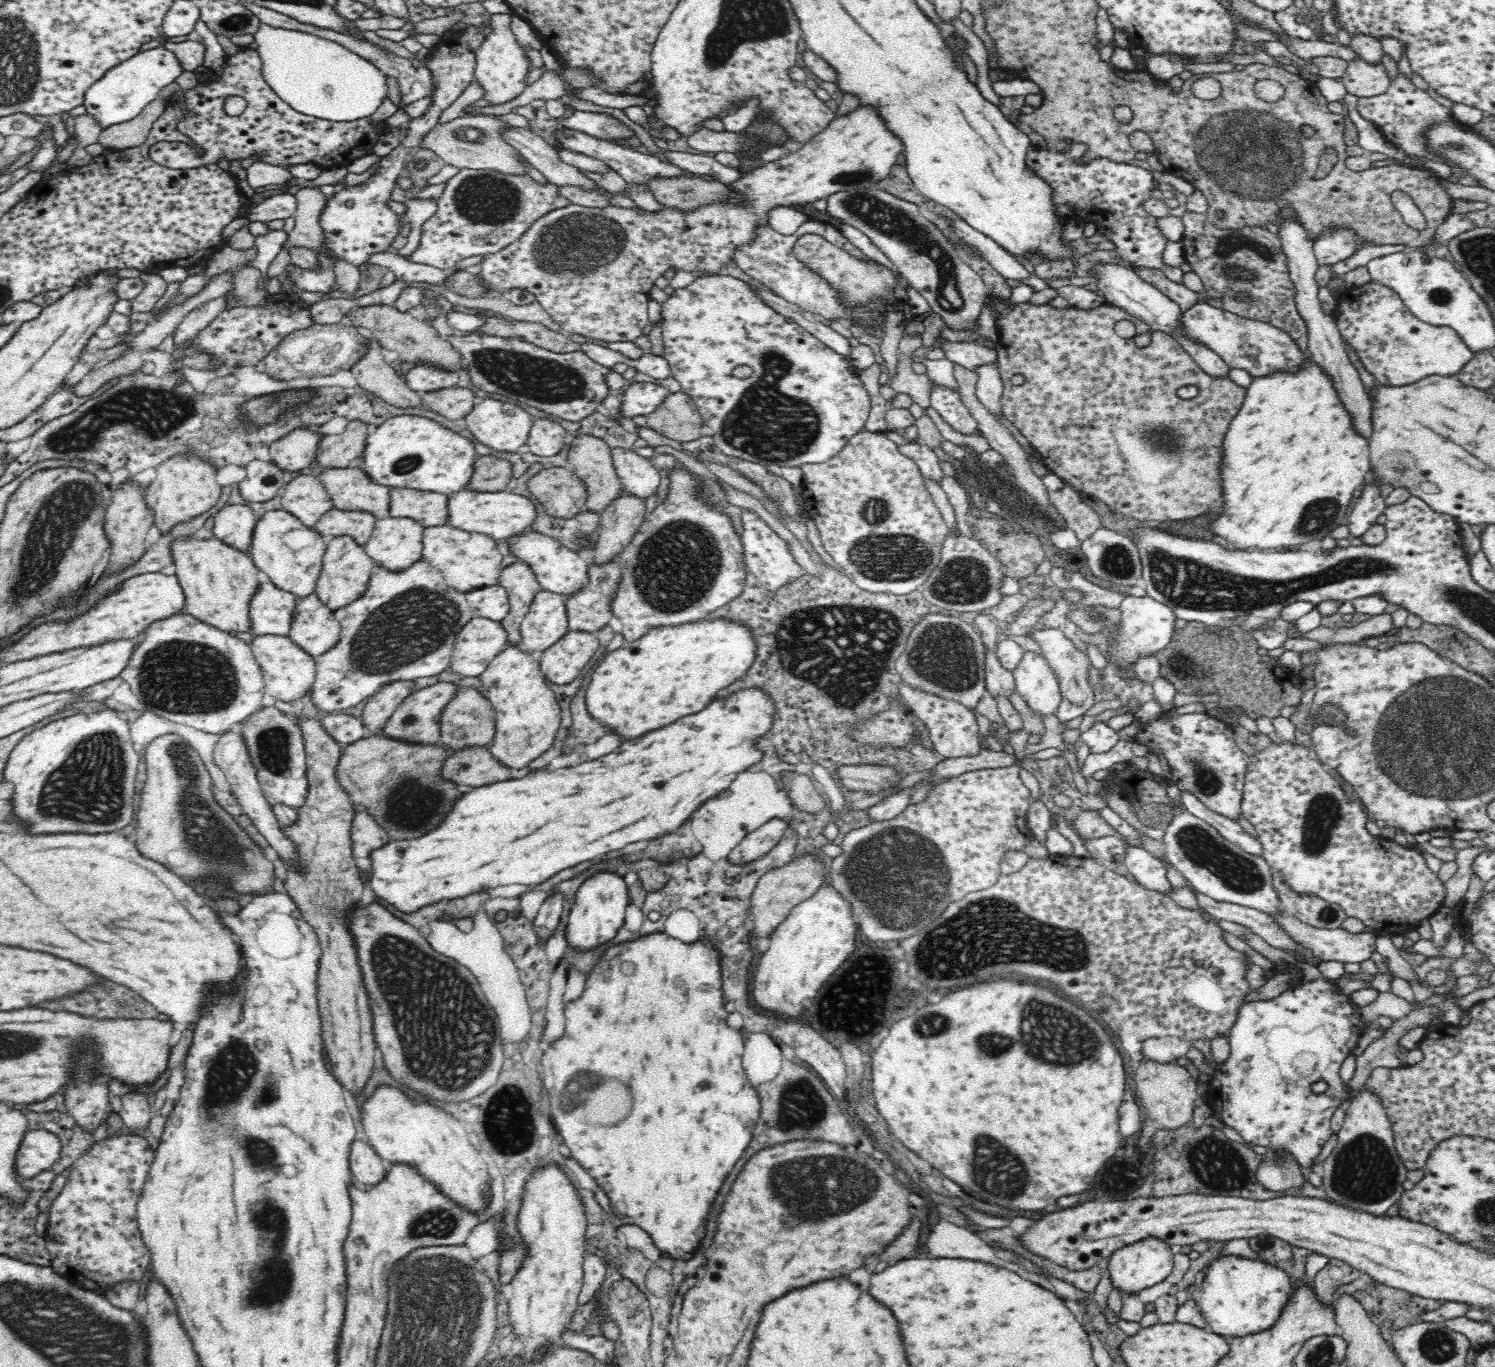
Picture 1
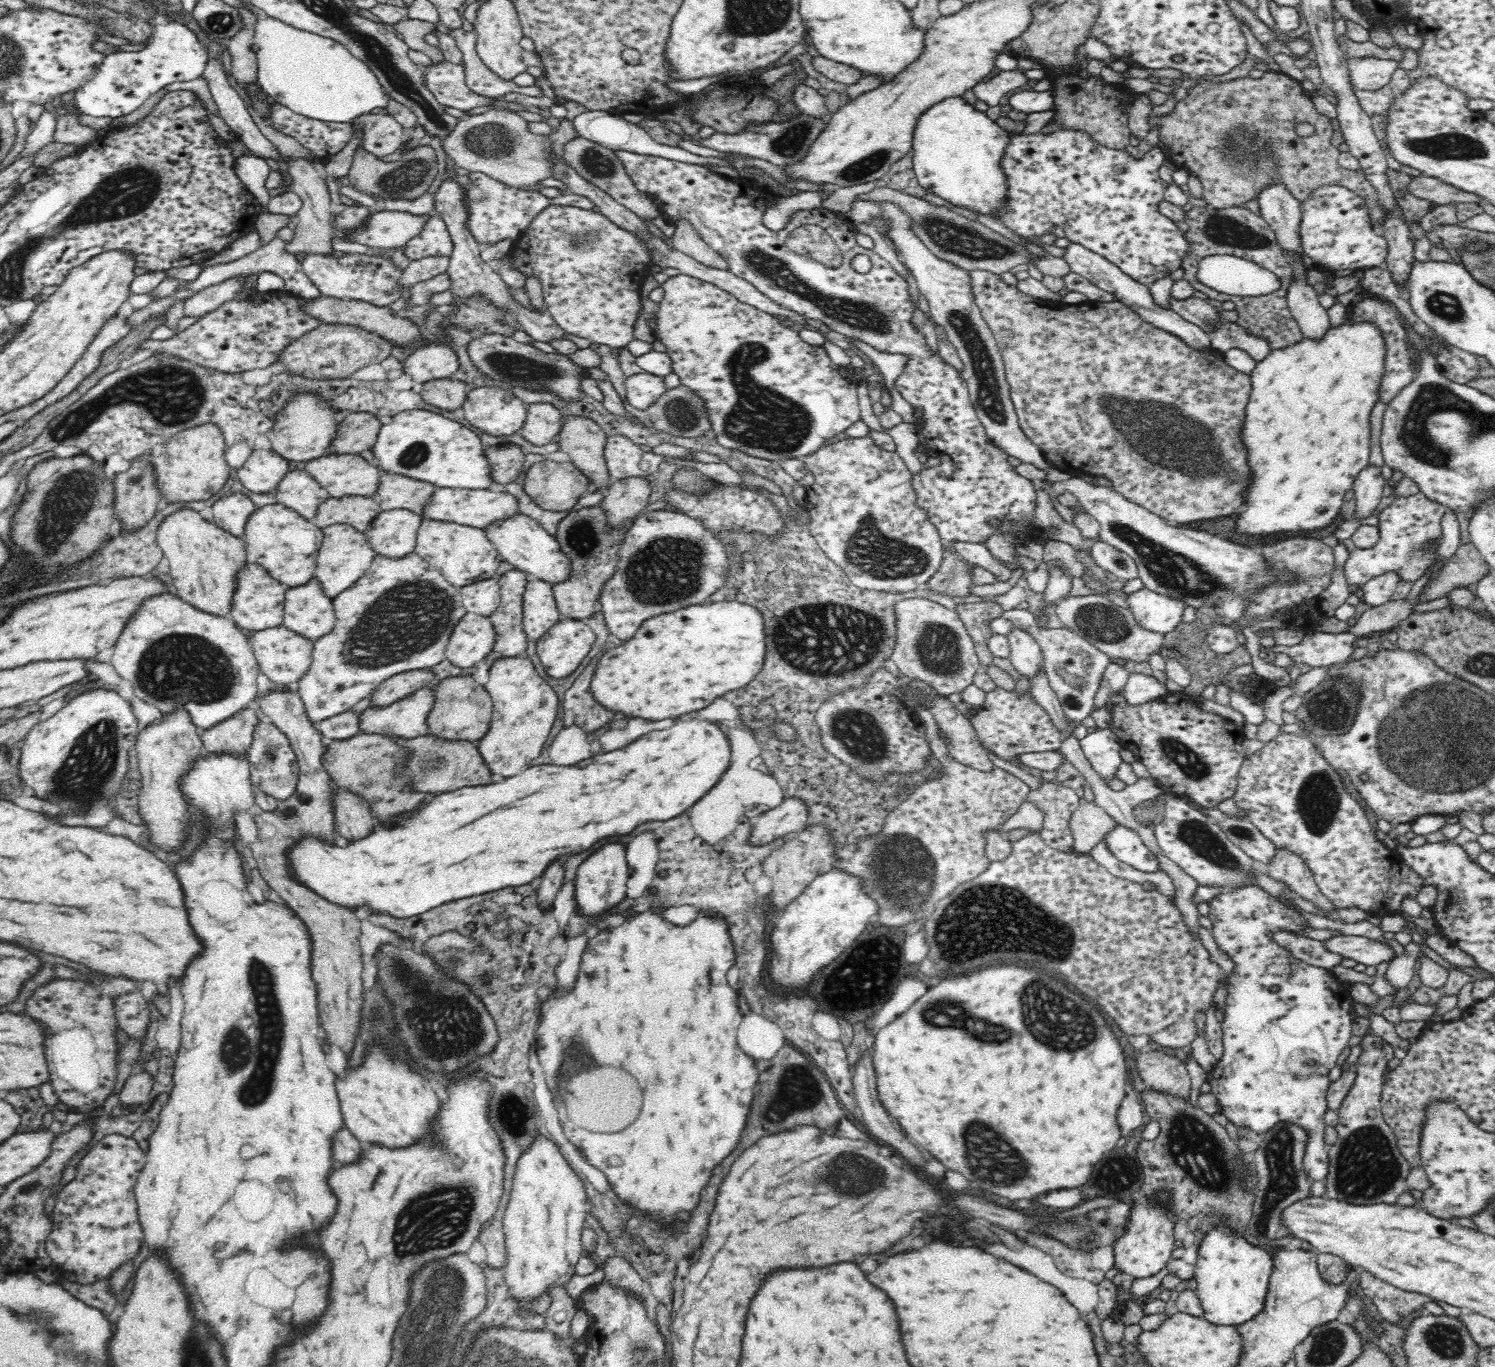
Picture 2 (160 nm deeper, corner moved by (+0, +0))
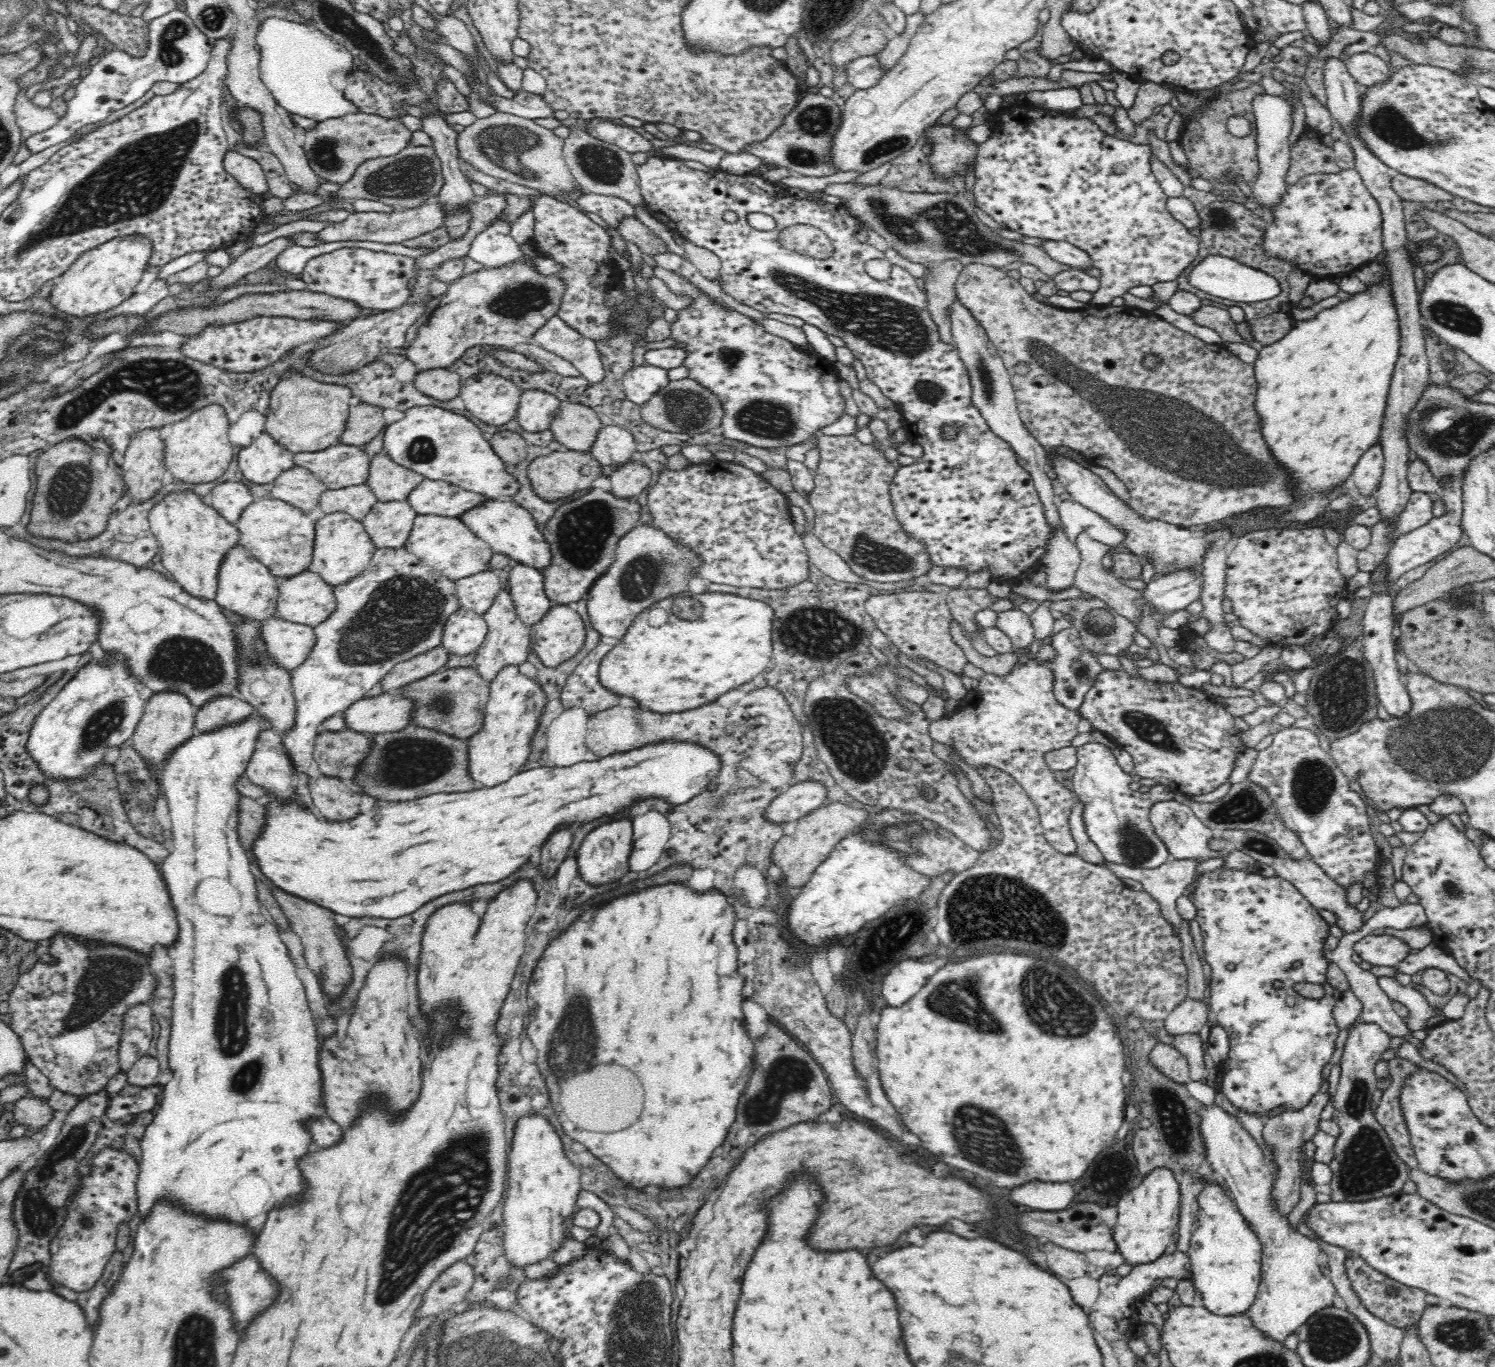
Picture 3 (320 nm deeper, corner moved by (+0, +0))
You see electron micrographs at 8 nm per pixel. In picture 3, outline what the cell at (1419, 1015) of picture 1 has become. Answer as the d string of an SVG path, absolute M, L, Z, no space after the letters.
M1322 1089L1310 1098L1310 1102L1306 1106L1302 1106L1300 1110L1284 1111L1276 1116L1270 1117L1264 1123L1263 1137L1268 1148L1275 1150L1274 1160L1278 1162L1279 1173L1275 1173L1275 1181L1273 1184L1274 1199L1278 1203L1280 1213L1288 1215L1300 1200L1300 1152L1302 1146L1316 1132L1316 1126L1319 1126L1320 1120L1332 1119L1335 1110L1332 1104L1328 1103L1328 1093Z

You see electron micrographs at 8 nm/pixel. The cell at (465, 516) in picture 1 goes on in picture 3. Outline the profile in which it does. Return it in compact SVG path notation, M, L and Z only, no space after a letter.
M424 478L412 488L406 500L413 510L420 514L434 514L444 517L462 517L472 506L478 506L490 498L453 485L444 480Z

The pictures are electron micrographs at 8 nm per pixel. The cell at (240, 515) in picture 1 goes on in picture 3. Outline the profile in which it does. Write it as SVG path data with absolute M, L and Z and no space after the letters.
M241 481L220 482L212 488L211 492L212 506L232 524L240 519L243 508L253 501L250 489Z

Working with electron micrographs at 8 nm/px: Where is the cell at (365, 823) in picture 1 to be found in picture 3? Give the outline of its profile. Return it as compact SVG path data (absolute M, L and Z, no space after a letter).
M307 776L308 791L316 810L328 820L348 820L360 812L362 795L356 792L349 780Z

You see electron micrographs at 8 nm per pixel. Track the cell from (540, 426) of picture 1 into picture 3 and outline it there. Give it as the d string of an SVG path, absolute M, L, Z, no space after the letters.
M539 388L521 390L515 419L524 430L540 432L546 430L556 414L561 400L551 392Z

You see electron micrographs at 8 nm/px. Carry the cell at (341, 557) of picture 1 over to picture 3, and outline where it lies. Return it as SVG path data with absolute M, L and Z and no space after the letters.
M344 512L326 514L314 522L314 546L309 570L318 573L329 585L339 585L362 573L377 549L362 522Z

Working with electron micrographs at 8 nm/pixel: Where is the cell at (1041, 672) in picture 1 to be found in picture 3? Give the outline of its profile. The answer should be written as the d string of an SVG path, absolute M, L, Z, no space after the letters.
M1014 606L1010 610L1002 610L1002 612L996 613L995 626L1010 637L1013 648L1026 648L1032 644L1034 631L1028 614Z

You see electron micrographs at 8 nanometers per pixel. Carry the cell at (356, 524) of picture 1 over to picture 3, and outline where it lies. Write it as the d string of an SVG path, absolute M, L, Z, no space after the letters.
M362 482L344 488L327 488L321 494L319 507L326 514L344 512L361 522L376 501L374 491Z

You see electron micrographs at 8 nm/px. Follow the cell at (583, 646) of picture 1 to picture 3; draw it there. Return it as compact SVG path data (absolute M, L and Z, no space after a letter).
M553 603L548 612L530 626L530 644L546 666L570 659L586 640L584 622L567 604Z

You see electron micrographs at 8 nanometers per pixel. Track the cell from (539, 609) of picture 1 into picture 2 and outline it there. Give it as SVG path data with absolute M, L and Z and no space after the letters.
M526 580L522 594L523 632L538 640L562 614L556 606L552 584L544 580Z

